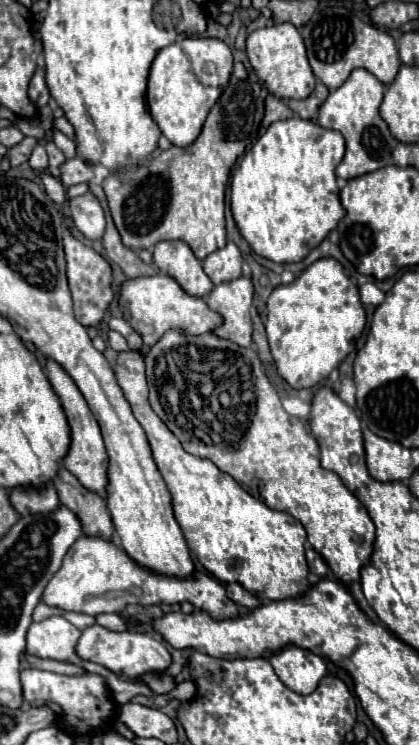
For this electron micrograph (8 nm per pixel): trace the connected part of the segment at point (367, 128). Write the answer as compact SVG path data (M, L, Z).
M356 68L352 70L352 74L348 76L348 80L332 90L328 94L328 98L324 100L324 104L320 106L320 114L318 114L318 124L324 128L332 128L342 132L344 140L346 140L346 154L340 162L340 166L336 168L336 174L344 180L374 172L376 168L384 168L388 164L392 164L392 152L398 144L398 140L390 134L388 126L384 124L378 108L382 104L382 96L384 96L384 84L380 84L380 80L376 80L376 76L372 76L372 72L364 70L364 68Z

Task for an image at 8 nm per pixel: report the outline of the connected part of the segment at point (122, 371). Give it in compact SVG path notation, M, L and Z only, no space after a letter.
M136 350L120 352L120 356L116 360L114 374L118 378L120 388L124 390L126 400L132 406L132 412L134 412L136 420L142 424L142 428L144 428L144 432L148 436L148 442L150 442L152 454L154 454L154 462L156 462L162 478L164 478L164 482L166 482L166 486L168 486L168 490L172 494L174 516L176 516L176 520L178 520L178 524L182 528L182 534L184 534L184 538L188 542L190 552L196 554L198 562L210 574L214 574L218 580L222 580L224 584L228 584L228 582L242 584L260 602L288 600L288 598L304 596L310 590L308 564L306 564L306 556L304 556L304 548L306 548L306 530L304 530L304 526L296 518L292 518L288 512L272 510L264 502L250 496L230 474L218 470L214 462L184 452L184 448L180 446L180 440L168 430L168 426L154 414L154 410L148 404L144 358L140 356L140 352L136 352Z

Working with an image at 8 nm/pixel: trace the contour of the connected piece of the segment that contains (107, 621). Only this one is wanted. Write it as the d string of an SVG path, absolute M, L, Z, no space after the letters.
M98 614L94 618L96 618L96 624L104 626L108 630L114 630L114 632L122 632L122 630L130 628L128 620L122 614Z

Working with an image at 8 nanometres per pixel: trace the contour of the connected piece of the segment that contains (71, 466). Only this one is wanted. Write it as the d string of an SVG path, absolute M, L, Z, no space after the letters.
M46 360L46 374L48 374L48 380L54 388L54 392L60 396L60 402L62 402L62 408L66 412L66 418L68 418L68 426L70 426L70 448L68 448L68 454L62 458L62 466L66 470L70 470L80 482L84 488L100 494L102 498L106 498L106 468L108 468L108 456L106 456L106 450L104 450L104 442L102 442L102 434L100 434L100 426L96 422L96 418L92 416L90 408L88 408L88 402L84 400L82 392L78 390L76 382L66 374L64 368L60 368L58 362L54 360Z

